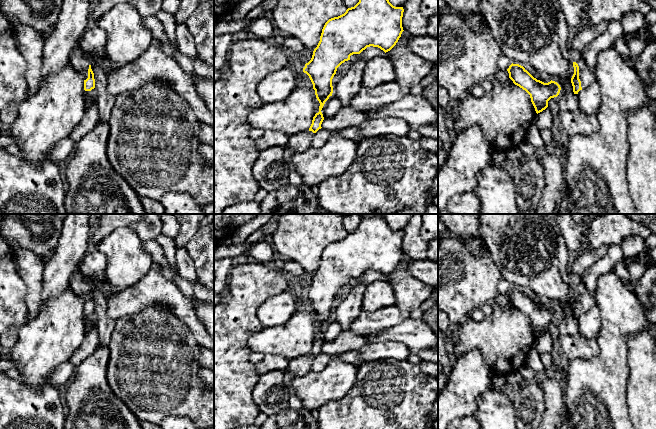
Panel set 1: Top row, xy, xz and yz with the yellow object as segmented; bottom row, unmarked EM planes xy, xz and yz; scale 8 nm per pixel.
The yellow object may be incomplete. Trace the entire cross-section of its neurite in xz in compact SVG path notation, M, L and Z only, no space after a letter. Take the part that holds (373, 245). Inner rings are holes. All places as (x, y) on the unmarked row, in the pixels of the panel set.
M383 214L362 217L359 226L338 241L329 243L320 260L320 265L313 275L311 284L305 288L303 296L306 297L315 314L315 319L320 327L319 336L315 338L308 355L293 359L288 365L288 370L294 377L303 376L311 371L314 358L321 353L324 344L321 336L325 326L332 320L332 303L337 292L345 285L350 284L353 278L360 278L367 271L378 271L385 277L390 275L398 266L403 254L403 231L393 230Z

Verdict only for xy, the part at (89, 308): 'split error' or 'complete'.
split error

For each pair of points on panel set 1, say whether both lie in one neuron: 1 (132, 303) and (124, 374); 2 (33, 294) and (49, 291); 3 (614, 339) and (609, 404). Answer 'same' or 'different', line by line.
1: different
2: different
3: same

